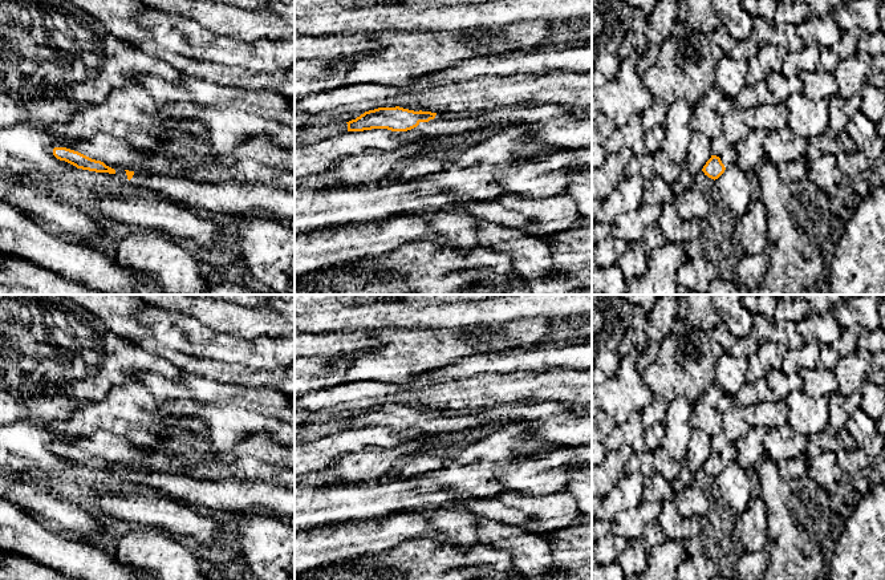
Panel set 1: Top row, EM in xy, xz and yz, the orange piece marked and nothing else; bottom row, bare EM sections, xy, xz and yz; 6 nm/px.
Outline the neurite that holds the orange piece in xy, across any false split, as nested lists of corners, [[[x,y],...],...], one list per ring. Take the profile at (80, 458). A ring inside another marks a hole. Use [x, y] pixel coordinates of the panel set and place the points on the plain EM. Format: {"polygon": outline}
{"polygon": [[[54,445],[53,453],[60,458],[65,458],[76,463],[77,466],[96,469],[96,470],[115,471],[115,467],[106,463],[103,459],[92,457],[78,449],[66,445]]]}

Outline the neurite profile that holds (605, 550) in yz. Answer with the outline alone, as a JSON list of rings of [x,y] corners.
[[[608,534],[592,544],[592,555],[600,565],[616,563],[616,559],[625,549],[626,544],[628,540],[624,538]]]

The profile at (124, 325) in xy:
[[[54,295],[70,300],[80,309],[98,319],[109,332],[119,337],[149,336],[153,330],[135,320],[135,313],[151,305],[135,295]]]

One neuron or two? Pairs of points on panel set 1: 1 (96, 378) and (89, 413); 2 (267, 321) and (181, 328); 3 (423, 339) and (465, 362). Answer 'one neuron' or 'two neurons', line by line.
1: two neurons
2: two neurons
3: two neurons

